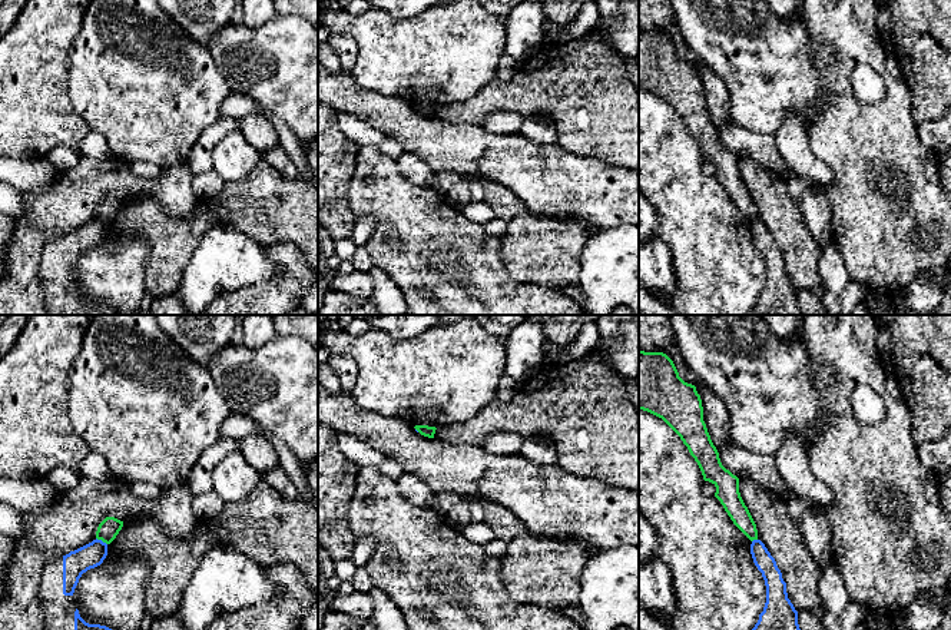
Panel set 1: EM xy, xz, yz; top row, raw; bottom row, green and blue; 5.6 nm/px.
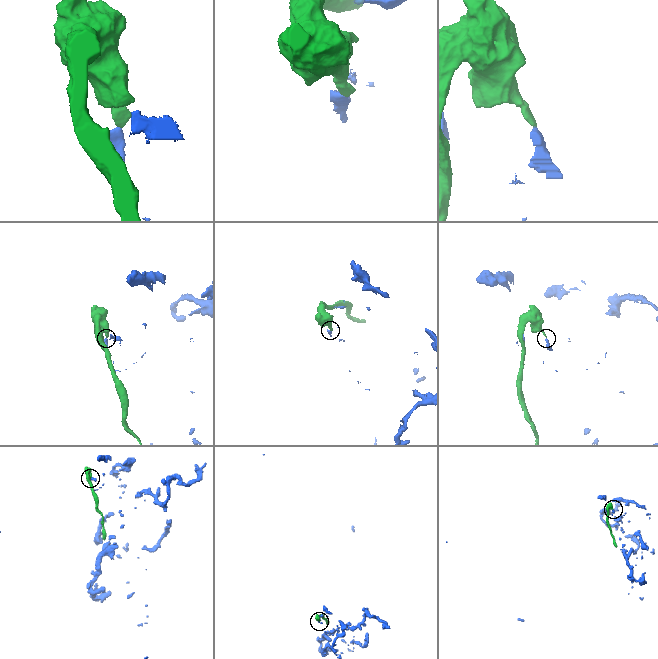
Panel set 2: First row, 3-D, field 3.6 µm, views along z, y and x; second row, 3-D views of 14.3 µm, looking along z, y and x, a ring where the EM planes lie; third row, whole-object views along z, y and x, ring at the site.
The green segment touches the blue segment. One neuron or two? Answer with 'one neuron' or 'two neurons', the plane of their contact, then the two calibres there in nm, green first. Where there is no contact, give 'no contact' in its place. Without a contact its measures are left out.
two neurons; contact in xy; calibres 120 and 140 nm

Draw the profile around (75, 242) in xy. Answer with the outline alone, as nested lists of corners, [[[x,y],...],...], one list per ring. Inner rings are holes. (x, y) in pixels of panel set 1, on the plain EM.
[[[96,218],[44,243],[39,278],[44,294],[46,315],[116,315],[106,305],[86,302],[73,281],[82,253],[100,245],[106,235],[107,223]]]

